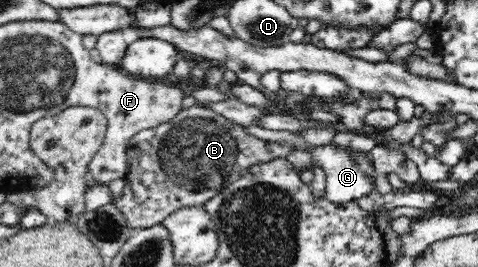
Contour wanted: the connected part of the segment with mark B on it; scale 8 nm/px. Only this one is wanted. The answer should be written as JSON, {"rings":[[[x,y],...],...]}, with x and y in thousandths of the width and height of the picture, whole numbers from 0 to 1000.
{"rings":[[[429,397],[379,408],[366,442],[318,483],[295,491],[266,524],[266,648],[257,674],[262,700],[238,772],[259,805],[262,850],[282,865],[305,858],[345,828],[354,801],[393,775],[425,775],[450,727],[485,689],[540,610],[563,610],[592,596],[609,566],[603,547],[559,539],[508,491],[504,468],[456,431]]]}

